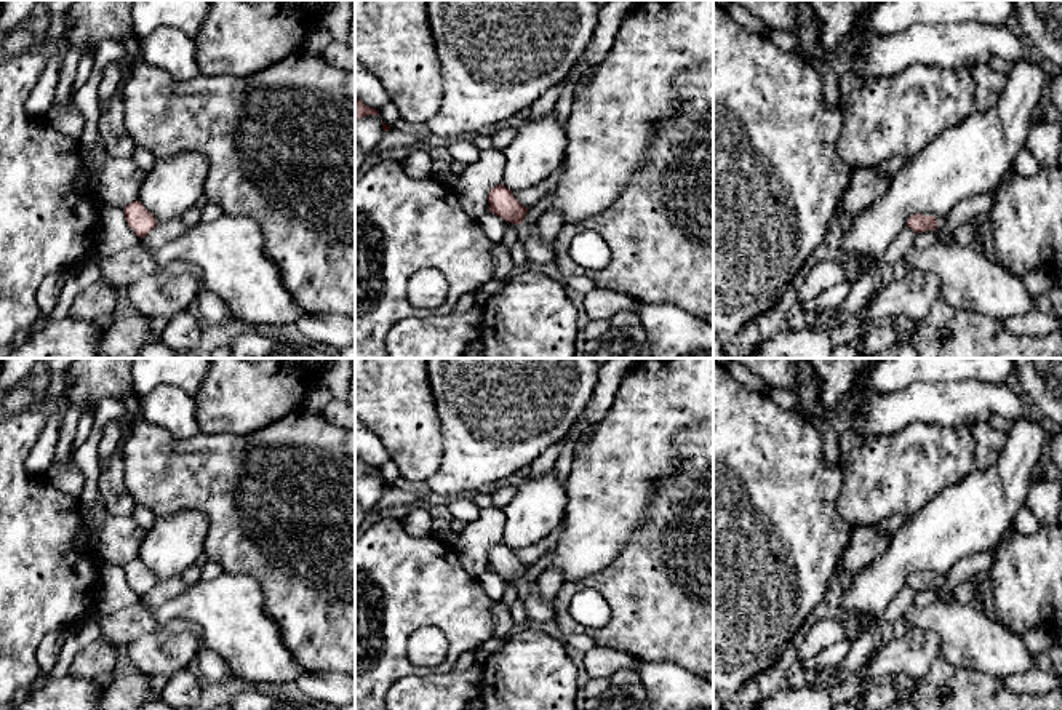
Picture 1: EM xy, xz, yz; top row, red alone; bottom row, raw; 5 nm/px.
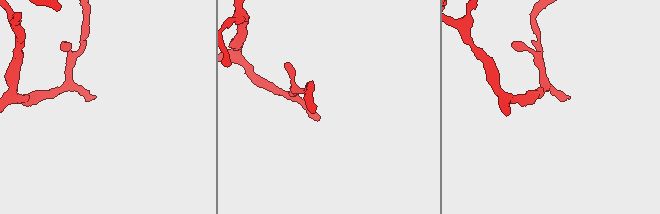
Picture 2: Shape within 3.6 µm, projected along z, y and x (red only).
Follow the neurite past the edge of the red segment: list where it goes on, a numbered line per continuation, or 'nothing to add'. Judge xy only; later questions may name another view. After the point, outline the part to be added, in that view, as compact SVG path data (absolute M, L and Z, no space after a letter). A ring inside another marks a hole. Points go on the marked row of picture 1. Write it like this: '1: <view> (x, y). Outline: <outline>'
nothing to add

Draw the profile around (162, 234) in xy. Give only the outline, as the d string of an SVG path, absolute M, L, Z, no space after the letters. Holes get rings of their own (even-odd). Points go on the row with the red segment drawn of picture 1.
M173 219L166 224L157 225L152 232L149 232L139 241L146 248L149 254L154 254L158 248L165 243L178 238L179 235L186 233L189 229L182 222L182 219Z

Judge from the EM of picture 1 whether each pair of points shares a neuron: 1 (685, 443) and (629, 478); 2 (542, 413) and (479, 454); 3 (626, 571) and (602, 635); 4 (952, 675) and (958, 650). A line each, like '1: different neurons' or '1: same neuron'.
1: different neurons
2: same neuron
3: same neuron
4: different neurons

